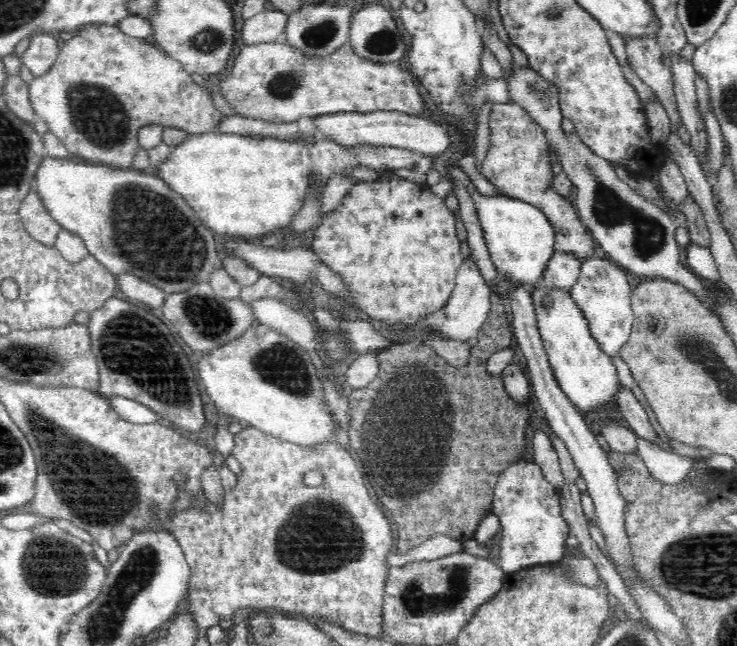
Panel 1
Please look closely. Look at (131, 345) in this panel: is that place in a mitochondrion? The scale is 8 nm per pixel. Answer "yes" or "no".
yes

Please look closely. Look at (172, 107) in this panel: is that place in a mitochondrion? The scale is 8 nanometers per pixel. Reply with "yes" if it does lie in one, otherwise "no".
no

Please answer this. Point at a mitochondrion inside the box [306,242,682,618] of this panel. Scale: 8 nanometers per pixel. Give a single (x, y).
(409, 454)

